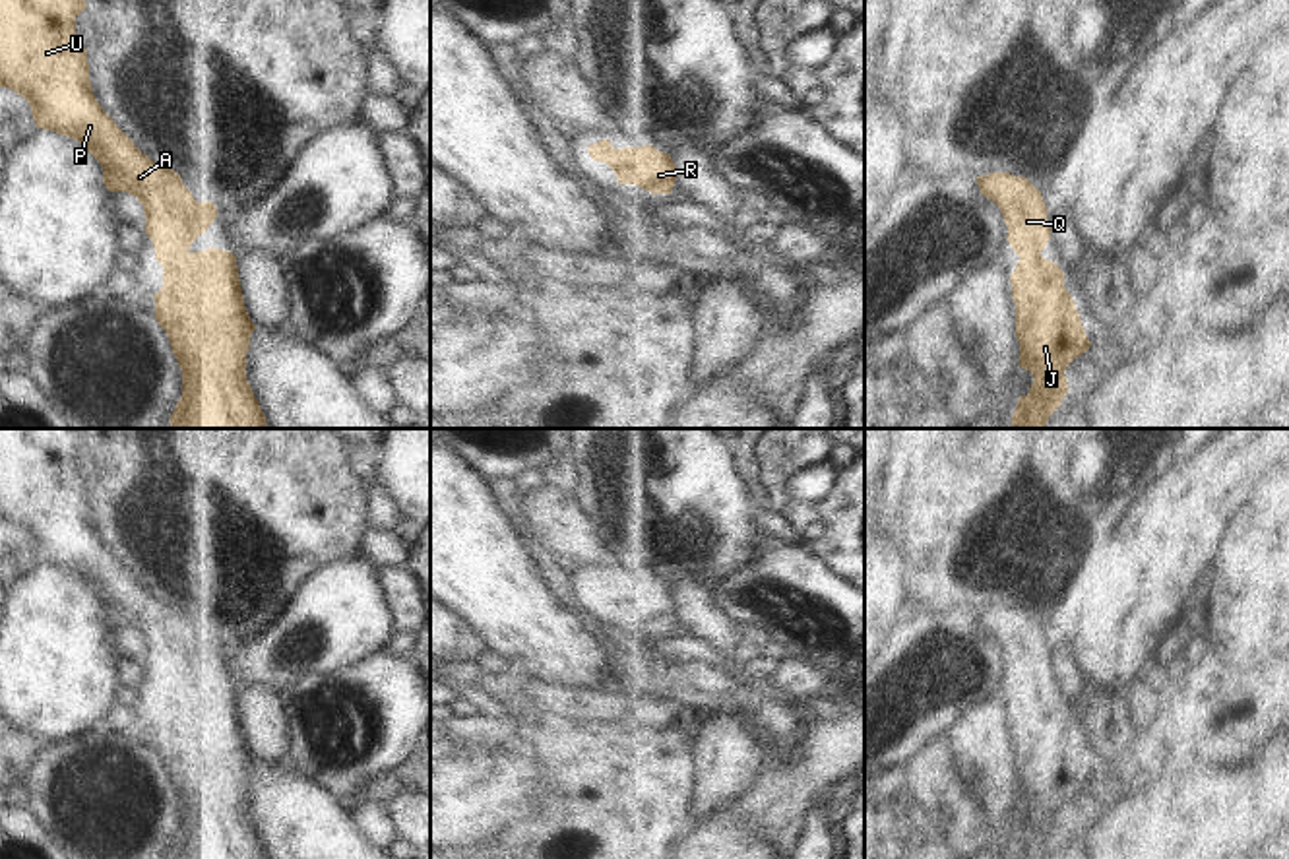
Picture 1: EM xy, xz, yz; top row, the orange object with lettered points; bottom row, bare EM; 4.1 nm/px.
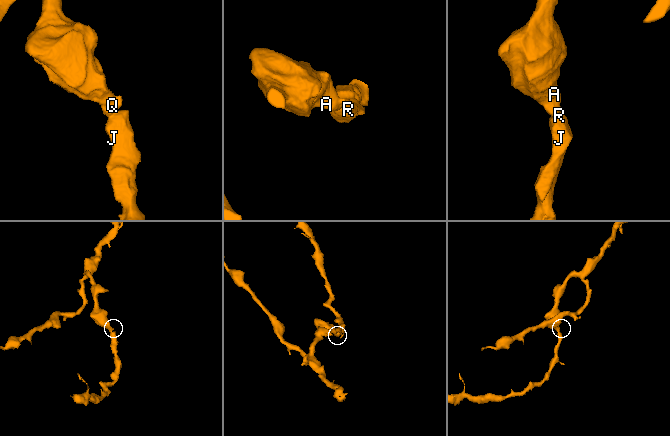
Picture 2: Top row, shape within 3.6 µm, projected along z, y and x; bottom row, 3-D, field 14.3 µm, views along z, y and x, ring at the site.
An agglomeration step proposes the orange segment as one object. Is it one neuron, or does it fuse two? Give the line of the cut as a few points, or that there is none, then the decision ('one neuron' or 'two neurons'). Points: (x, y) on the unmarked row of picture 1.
no cut | one neuron

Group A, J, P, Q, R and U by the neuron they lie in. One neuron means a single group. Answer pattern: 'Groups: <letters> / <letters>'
Groups: A J P Q R U

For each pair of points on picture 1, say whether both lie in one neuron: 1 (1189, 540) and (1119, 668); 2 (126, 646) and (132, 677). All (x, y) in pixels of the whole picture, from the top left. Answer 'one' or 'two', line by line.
1: one
2: one

